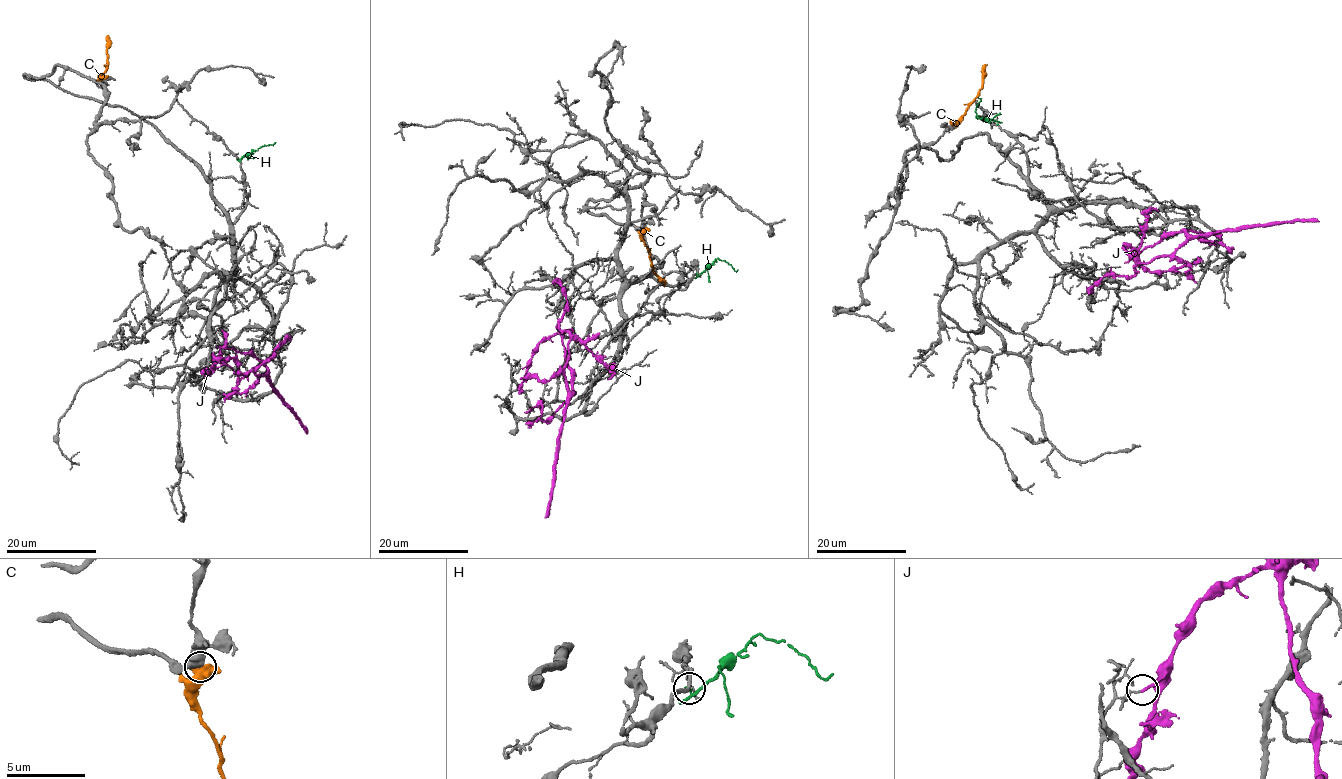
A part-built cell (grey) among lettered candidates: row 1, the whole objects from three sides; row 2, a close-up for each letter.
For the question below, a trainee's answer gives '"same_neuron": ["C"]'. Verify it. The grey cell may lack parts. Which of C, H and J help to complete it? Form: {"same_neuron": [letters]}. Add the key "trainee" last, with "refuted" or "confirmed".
{"same_neuron": [], "trainee": "refuted"}

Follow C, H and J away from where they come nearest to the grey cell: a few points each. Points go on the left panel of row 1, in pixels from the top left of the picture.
C: (102, 78), (107, 67), (107, 36)
H: (240, 161), (254, 150), (275, 142)
J: (205, 375), (225, 346), (260, 360), (267, 372), (242, 374), (230, 356), (214, 351)

